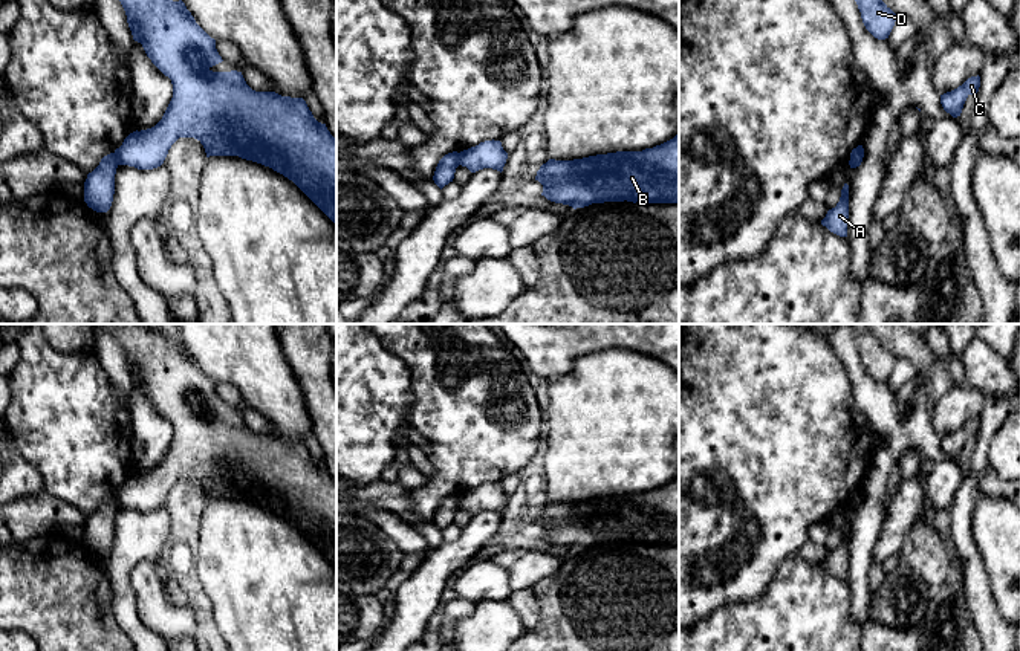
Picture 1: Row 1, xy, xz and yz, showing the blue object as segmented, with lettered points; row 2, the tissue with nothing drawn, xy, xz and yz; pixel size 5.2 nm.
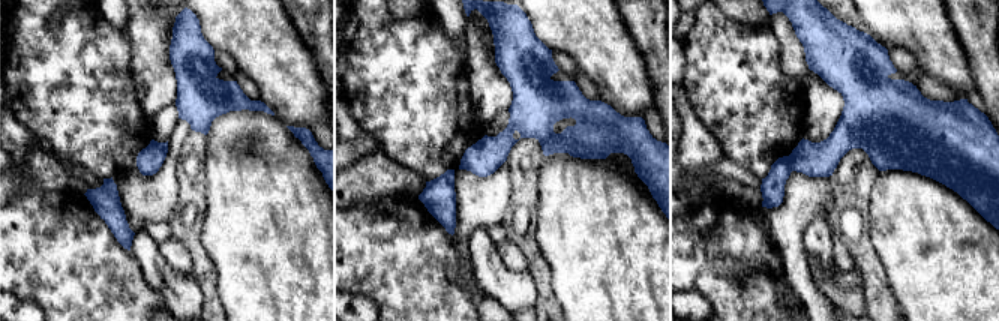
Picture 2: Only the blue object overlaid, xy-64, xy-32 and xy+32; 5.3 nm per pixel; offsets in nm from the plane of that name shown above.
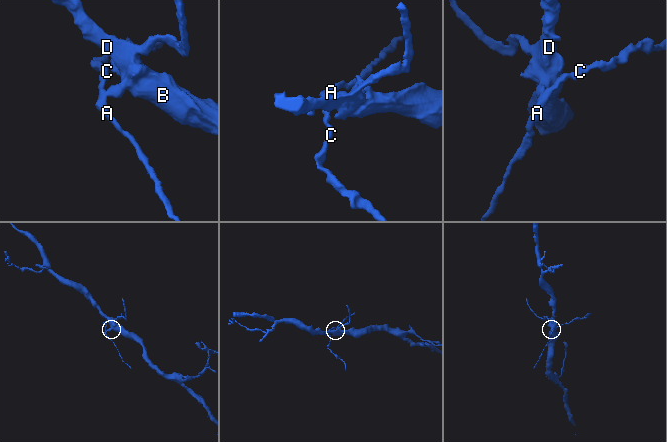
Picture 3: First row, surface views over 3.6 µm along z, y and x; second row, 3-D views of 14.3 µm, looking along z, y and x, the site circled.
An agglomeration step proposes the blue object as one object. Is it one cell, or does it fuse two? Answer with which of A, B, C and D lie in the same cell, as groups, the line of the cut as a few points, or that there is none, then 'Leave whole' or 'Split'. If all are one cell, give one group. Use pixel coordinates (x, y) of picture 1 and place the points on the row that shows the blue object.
Groups: A C / B D. Split along xy (113, 153), (120, 164). Split

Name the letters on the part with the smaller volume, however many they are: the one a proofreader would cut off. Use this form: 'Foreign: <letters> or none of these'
Foreign: A, C

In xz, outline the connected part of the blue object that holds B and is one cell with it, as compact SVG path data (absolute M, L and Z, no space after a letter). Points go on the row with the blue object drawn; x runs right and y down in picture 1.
M679 134L642 151L549 159L535 180L543 185L541 196L573 209L624 200L679 203Z

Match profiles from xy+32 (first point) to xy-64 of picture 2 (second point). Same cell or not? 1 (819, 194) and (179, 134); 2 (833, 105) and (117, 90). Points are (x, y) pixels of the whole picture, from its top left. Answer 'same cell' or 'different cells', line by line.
1: same cell
2: different cells

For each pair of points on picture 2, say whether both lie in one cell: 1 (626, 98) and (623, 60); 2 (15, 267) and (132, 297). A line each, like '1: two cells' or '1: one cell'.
1: one cell
2: one cell

